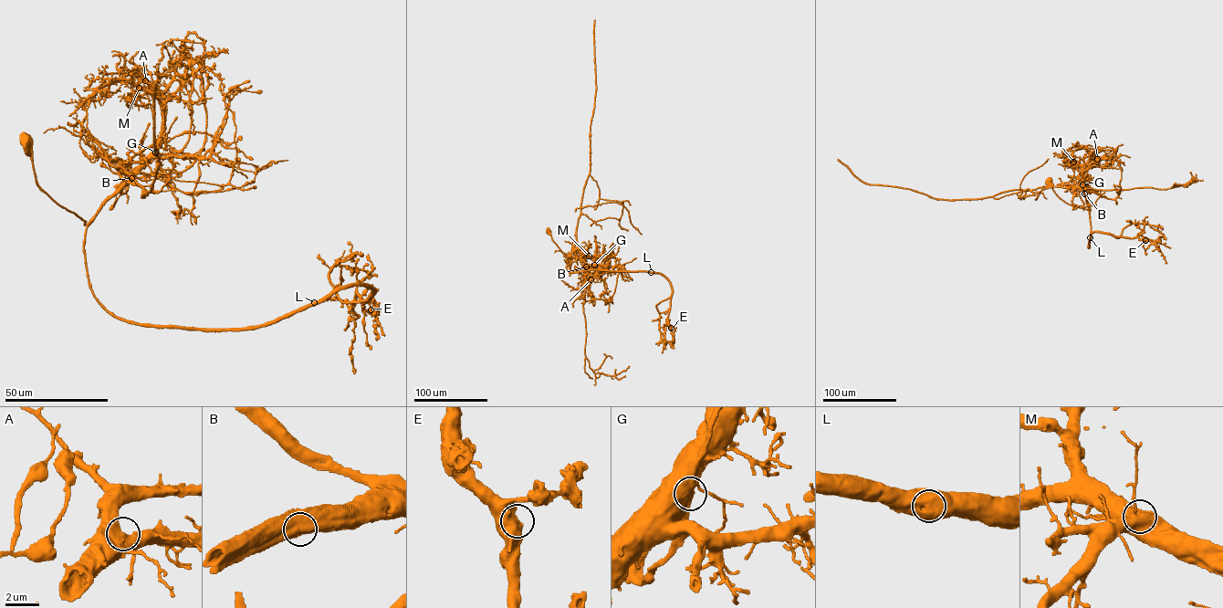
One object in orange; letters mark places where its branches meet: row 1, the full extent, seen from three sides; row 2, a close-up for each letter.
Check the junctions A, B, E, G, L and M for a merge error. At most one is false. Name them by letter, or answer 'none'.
G

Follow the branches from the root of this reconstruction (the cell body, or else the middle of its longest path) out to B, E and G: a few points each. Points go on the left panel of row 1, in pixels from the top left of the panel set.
B: (26, 138), (29, 139), (36, 183), (56, 203), (84, 221), (84, 225), (108, 197), (131, 178)
E: (26, 138), (36, 183), (84, 225), (110, 196), (84, 254), (118, 317), (261, 327), (352, 286), (371, 309)
G: (26, 138), (29, 139), (36, 183), (56, 203), (84, 221), (84, 225), (98, 212), (102, 203), (156, 152)

